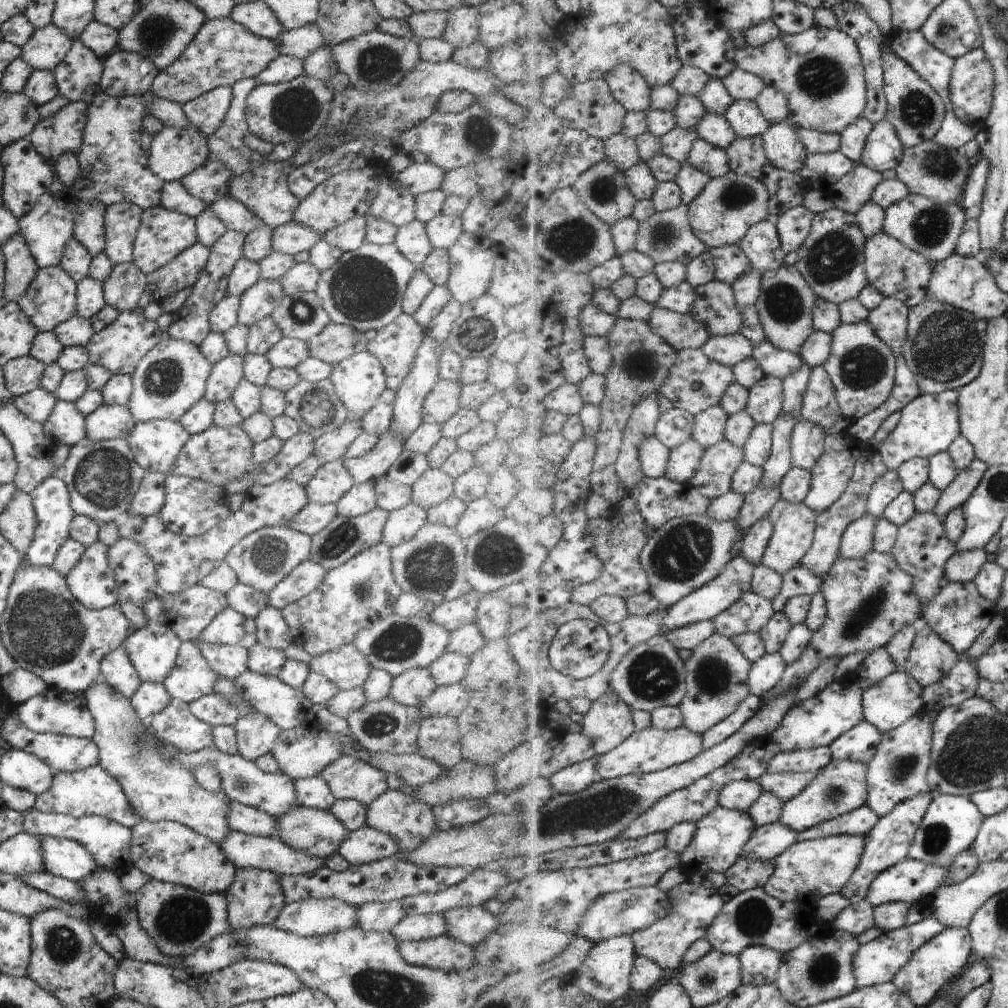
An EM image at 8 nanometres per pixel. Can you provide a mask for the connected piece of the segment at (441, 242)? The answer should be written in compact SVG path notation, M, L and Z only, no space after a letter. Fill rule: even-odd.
M439 213L425 226L432 247L439 250L450 249L464 232L460 217L444 213Z

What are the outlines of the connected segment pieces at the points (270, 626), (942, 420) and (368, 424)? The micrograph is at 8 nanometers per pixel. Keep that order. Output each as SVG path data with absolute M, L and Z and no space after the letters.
M265 607L255 619L255 624L257 643L282 651L293 643L290 628L286 624L282 612L275 607Z
M950 390L942 395L922 394L902 411L903 418L895 432L881 445L879 452L885 458L889 470L898 471L903 463L915 457L932 459L940 452L949 451L963 434L961 426L961 393Z
M391 389L381 393L375 406L361 419L363 431L380 436L390 430L396 396L397 392Z

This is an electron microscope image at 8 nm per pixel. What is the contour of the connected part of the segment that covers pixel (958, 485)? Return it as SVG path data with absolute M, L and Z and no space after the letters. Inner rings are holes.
M977 458L968 469L960 470L956 480L944 491L944 497L936 511L947 518L956 508L965 507L974 492L981 486L990 468L990 465Z

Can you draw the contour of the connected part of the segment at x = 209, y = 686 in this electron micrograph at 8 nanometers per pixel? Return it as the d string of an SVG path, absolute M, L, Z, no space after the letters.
M185 641L163 684L171 699L190 704L202 696L213 694L218 680L218 674L213 672L194 642Z

